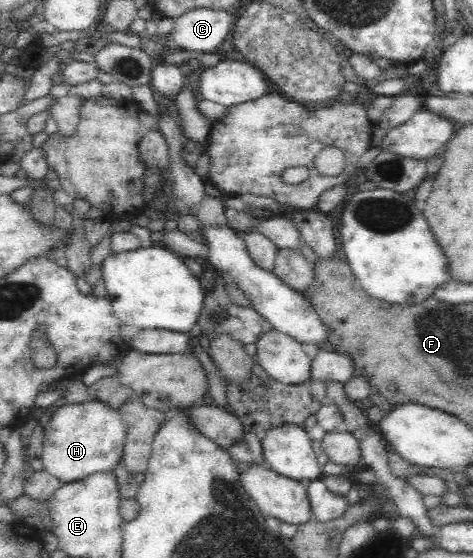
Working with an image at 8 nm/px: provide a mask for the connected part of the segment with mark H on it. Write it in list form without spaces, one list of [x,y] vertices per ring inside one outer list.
[[[99,400],[63,404],[56,408],[44,428],[41,460],[44,470],[62,484],[72,483],[94,473],[111,472],[122,461],[127,426],[120,411]]]

